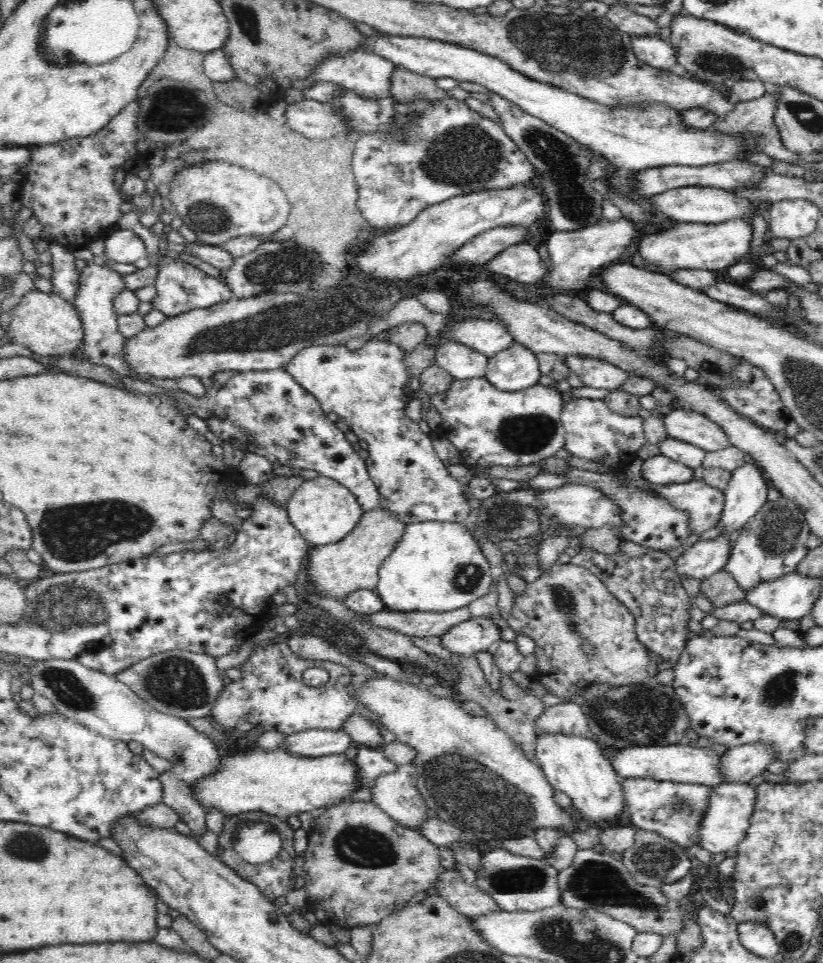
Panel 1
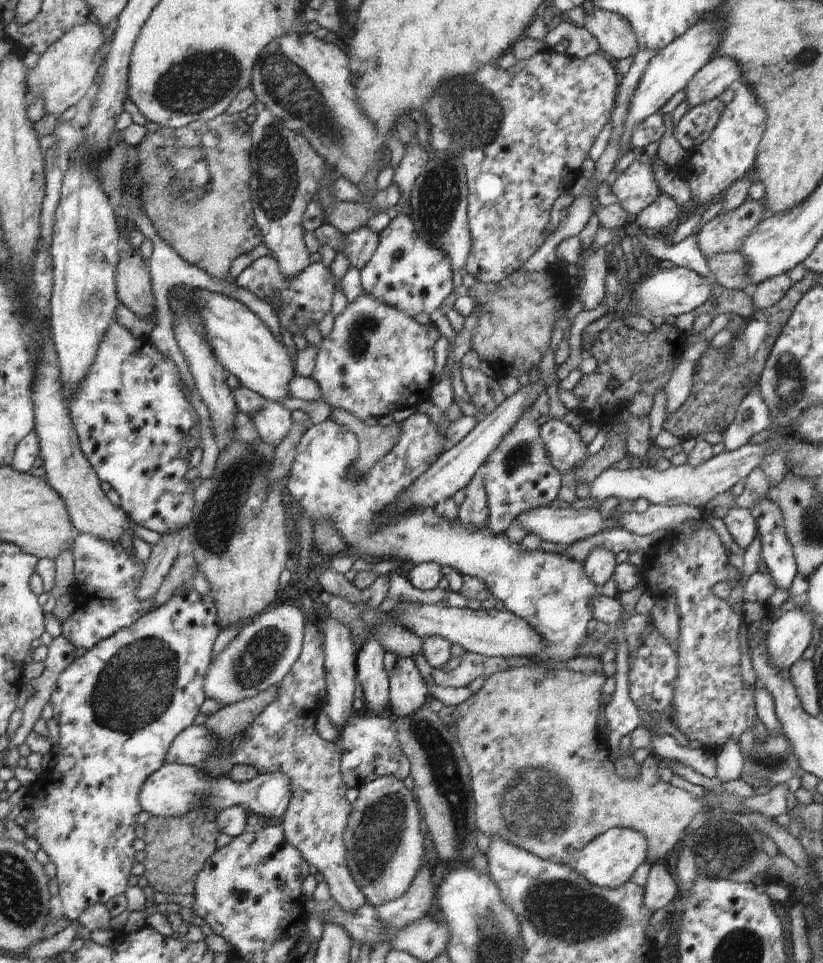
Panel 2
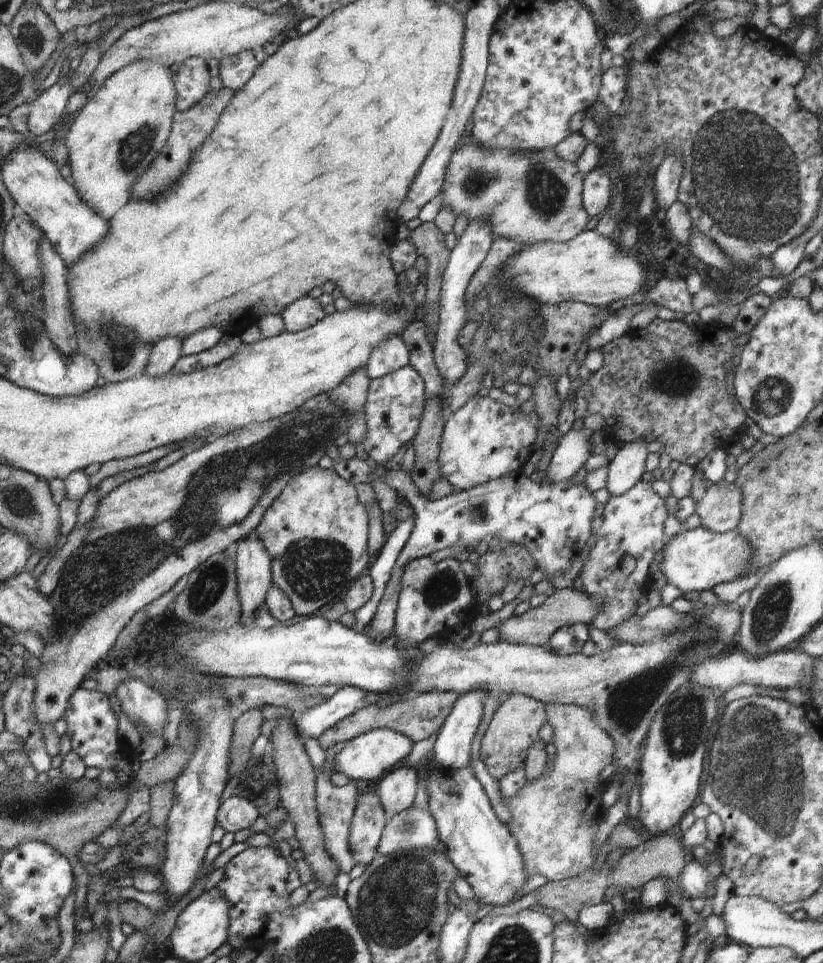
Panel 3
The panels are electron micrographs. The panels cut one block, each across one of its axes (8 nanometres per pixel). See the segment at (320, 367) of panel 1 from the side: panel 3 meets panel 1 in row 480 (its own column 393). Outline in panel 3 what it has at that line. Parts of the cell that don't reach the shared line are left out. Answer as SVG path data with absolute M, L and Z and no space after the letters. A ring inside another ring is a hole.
M410 366L400 368L387 376L371 379L363 409L366 429L361 443L368 457L386 468L400 448L413 442L421 424L426 402L424 380Z

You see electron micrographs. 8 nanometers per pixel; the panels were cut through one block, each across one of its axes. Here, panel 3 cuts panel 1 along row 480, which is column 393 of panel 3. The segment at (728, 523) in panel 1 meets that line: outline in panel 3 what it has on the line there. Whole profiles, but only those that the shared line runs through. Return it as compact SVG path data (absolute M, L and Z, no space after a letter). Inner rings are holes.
M378 728L363 733L342 744L334 756L334 770L344 773L350 780L356 780L368 786L374 786L392 766L402 762L413 750L412 743L404 734L390 728Z

